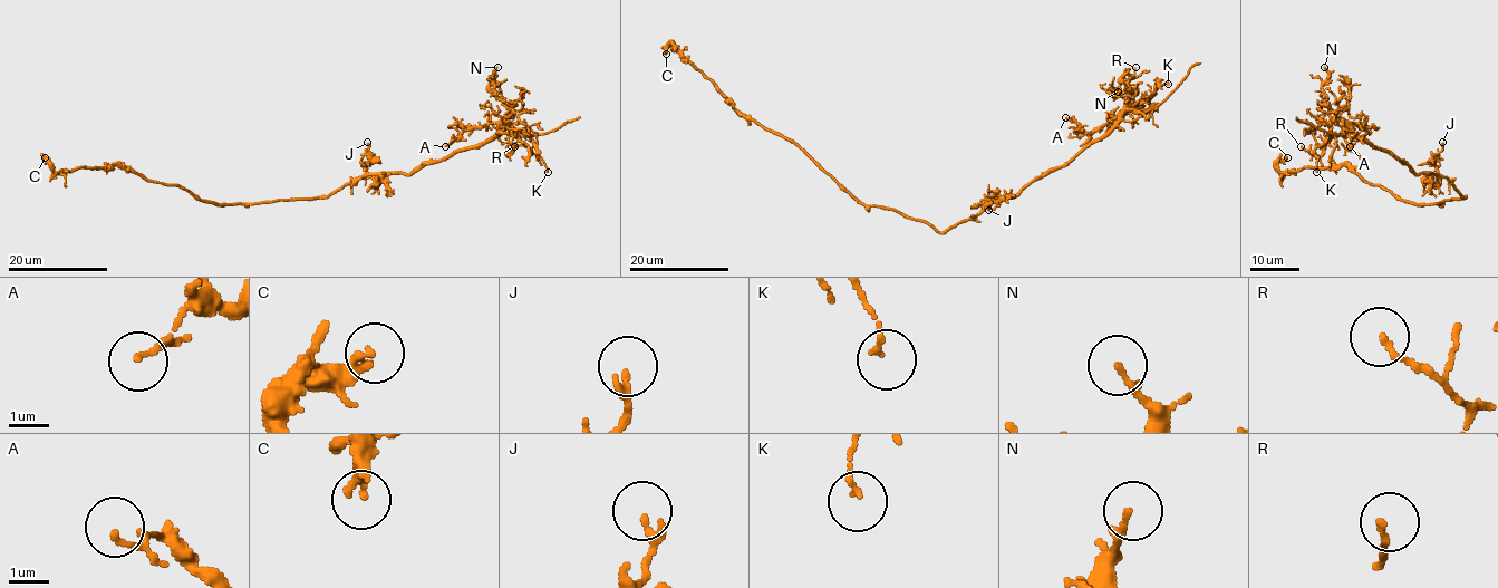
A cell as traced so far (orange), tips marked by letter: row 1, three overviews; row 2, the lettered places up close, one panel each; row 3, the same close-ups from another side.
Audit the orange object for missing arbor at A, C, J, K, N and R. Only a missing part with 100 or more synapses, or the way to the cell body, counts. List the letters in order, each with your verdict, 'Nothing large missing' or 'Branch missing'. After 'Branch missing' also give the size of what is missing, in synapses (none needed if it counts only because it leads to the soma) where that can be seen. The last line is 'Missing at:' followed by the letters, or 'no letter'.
A: Nothing large missing
C: Nothing large missing
J: Nothing large missing
K: Nothing large missing
N: Nothing large missing
R: Nothing large missing
Missing at: no letter

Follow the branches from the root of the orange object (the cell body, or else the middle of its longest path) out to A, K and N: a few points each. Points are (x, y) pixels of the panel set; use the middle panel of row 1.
A: (930, 225), (946, 232), (993, 202), (1014, 198), (1068, 165), (1118, 121), (1083, 133), (1065, 117)
K: (930, 225), (946, 232), (993, 202), (1014, 198), (1098, 141), (1131, 105), (1149, 97), (1159, 82), (1168, 84)
N: (930, 225), (946, 232), (1068, 165), (1118, 121), (1130, 98), (1118, 92)

